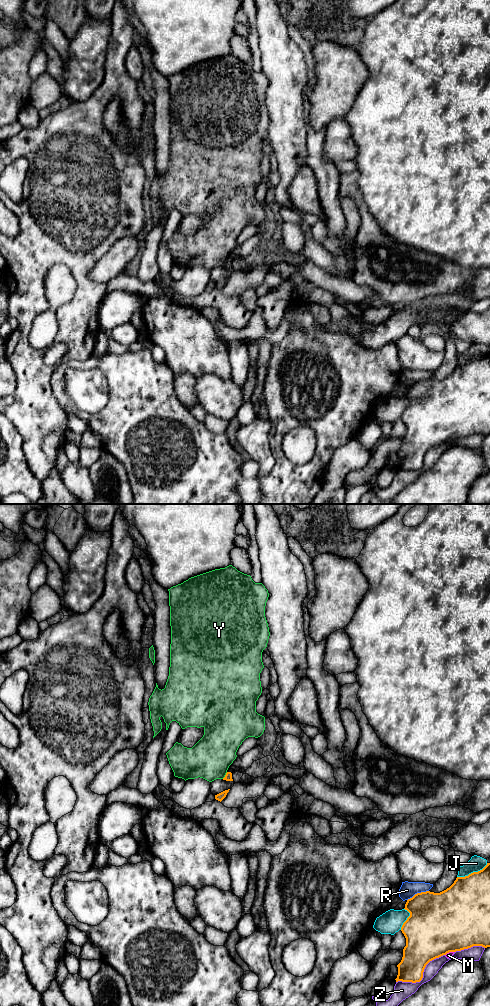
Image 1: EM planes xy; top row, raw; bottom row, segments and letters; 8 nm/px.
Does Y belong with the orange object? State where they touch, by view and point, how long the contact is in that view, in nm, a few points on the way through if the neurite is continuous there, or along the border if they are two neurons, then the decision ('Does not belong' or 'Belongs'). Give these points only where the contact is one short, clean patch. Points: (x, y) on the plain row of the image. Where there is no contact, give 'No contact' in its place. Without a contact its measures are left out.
Touches orange at xy (225, 263). Shared border 70 nm. Boundary: xy (227, 260), (222, 266). Does not belong

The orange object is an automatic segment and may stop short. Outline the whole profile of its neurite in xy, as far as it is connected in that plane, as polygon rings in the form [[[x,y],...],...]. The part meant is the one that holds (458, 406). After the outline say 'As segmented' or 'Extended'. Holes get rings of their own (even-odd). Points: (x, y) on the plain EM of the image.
[[[490,351],[478,360],[465,365],[457,365],[454,371],[440,381],[430,379],[415,382],[408,387],[405,398],[410,404],[403,411],[401,419],[406,426],[403,445],[397,453],[398,463],[396,470],[420,470],[426,453],[449,440],[461,439],[473,434],[490,435]]]. As segmented

